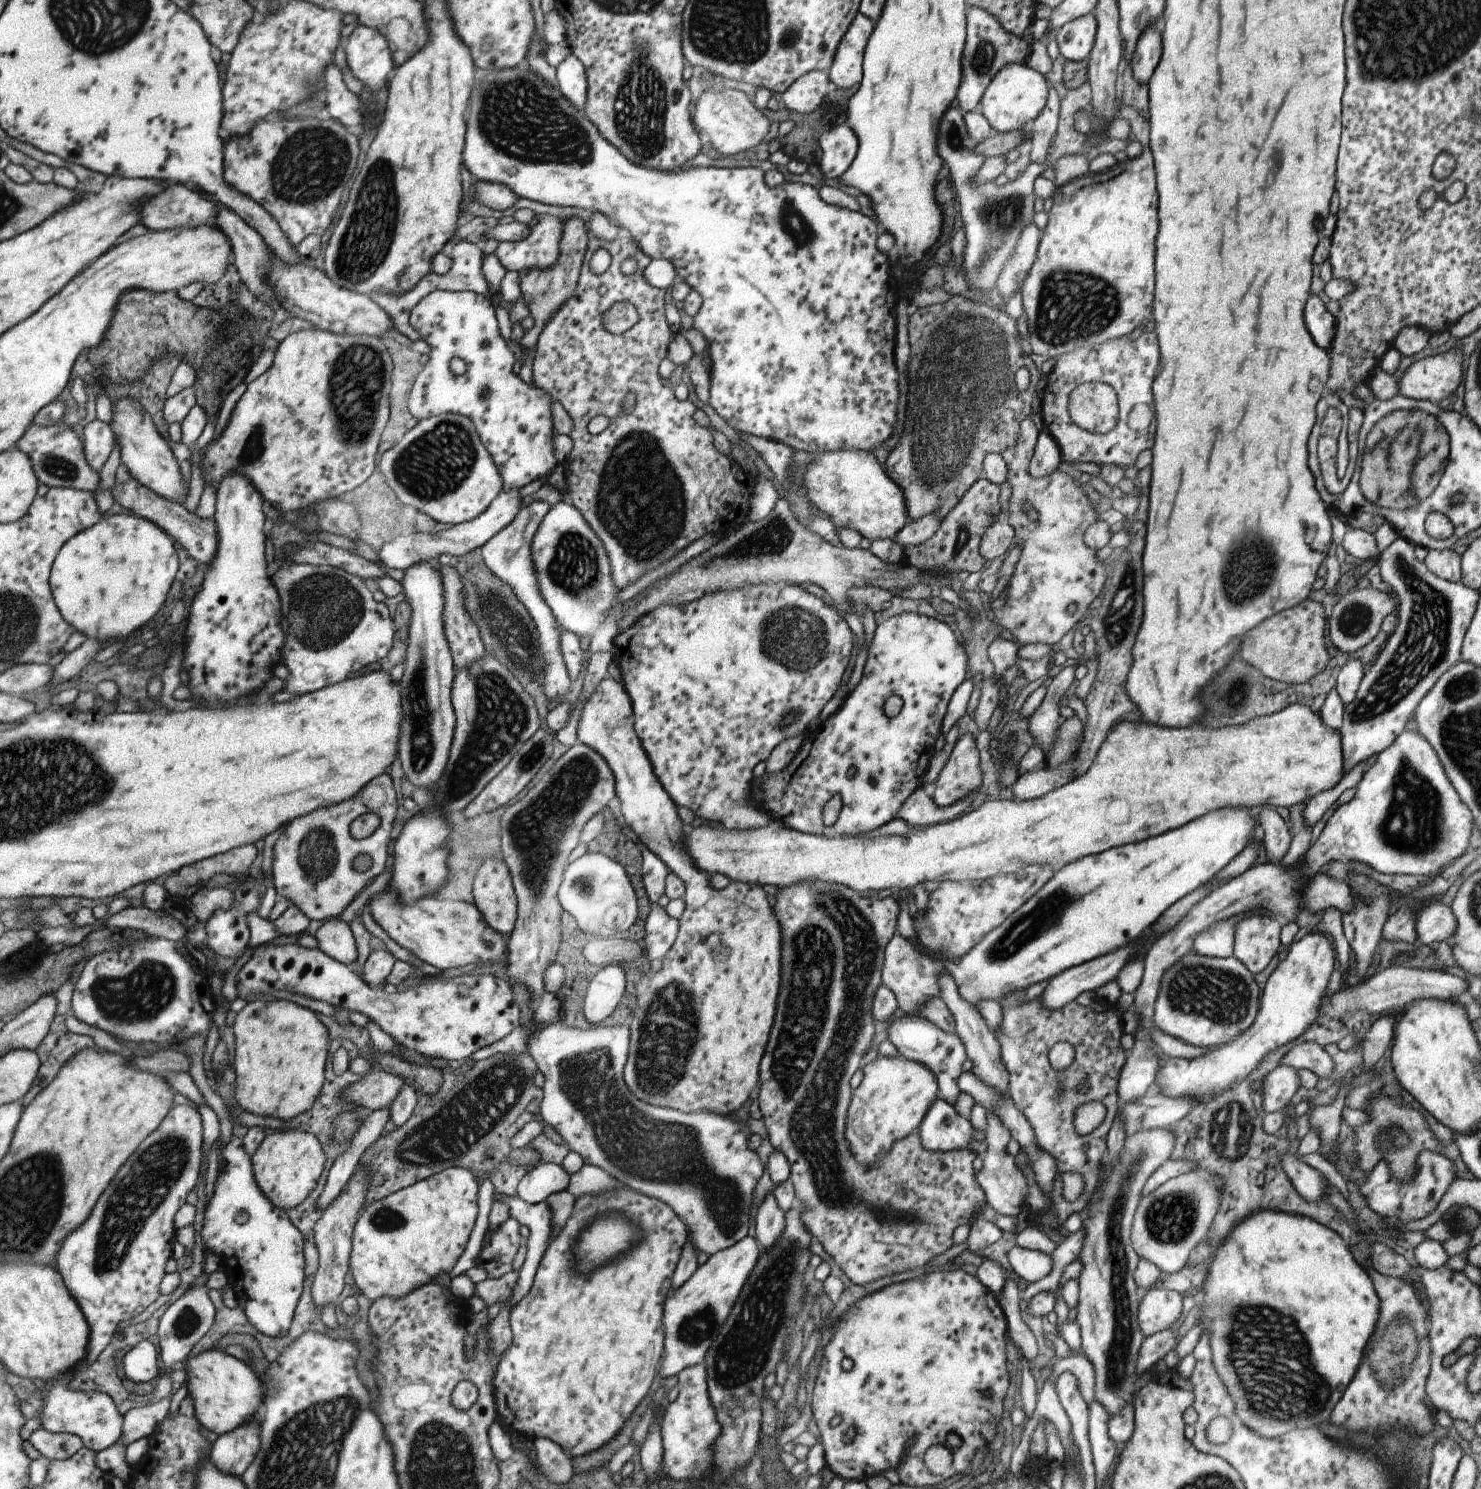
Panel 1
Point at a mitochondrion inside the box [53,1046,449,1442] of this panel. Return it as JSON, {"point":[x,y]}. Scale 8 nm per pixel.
{"point":[145,1185]}

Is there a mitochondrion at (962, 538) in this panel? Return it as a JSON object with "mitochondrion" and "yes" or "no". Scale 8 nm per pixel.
{"mitochondrion":"yes"}

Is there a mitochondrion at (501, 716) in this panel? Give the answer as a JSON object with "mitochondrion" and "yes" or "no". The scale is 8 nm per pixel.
{"mitochondrion":"yes"}

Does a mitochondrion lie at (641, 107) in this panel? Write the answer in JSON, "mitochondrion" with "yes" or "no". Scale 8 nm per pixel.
{"mitochondrion":"yes"}

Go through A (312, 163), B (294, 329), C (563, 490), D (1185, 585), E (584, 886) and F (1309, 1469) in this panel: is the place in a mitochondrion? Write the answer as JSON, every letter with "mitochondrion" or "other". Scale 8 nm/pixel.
{"A":"mitochondrion","B":"other","C":"other","D":"other","E":"mitochondrion","F":"other"}

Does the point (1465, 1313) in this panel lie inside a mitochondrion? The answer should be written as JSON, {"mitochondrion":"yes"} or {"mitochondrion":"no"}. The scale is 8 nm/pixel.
{"mitochondrion":"no"}

